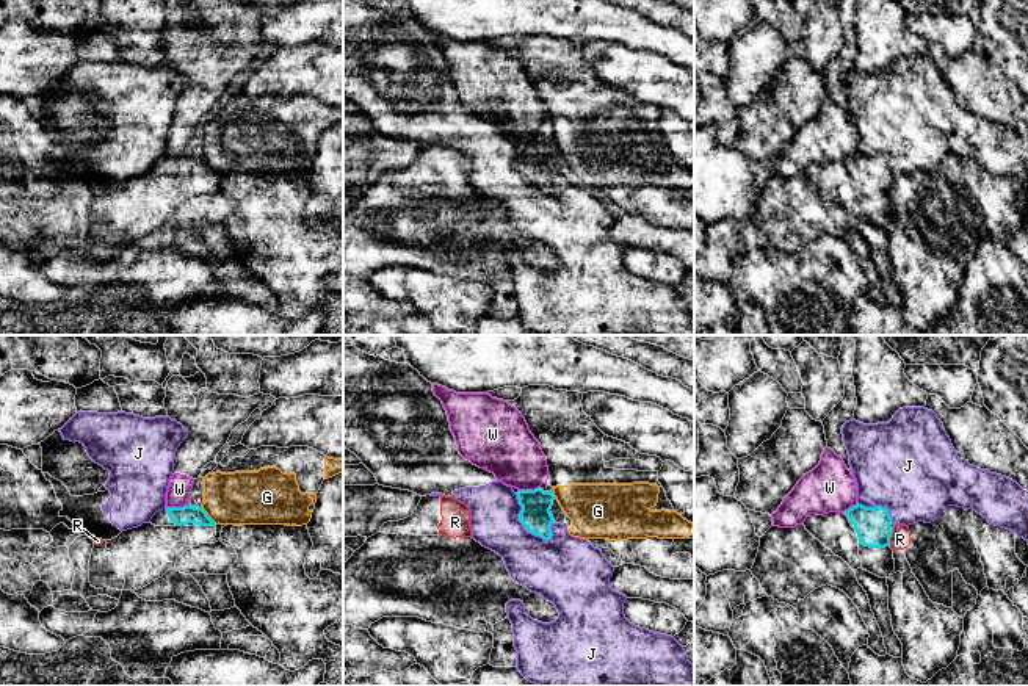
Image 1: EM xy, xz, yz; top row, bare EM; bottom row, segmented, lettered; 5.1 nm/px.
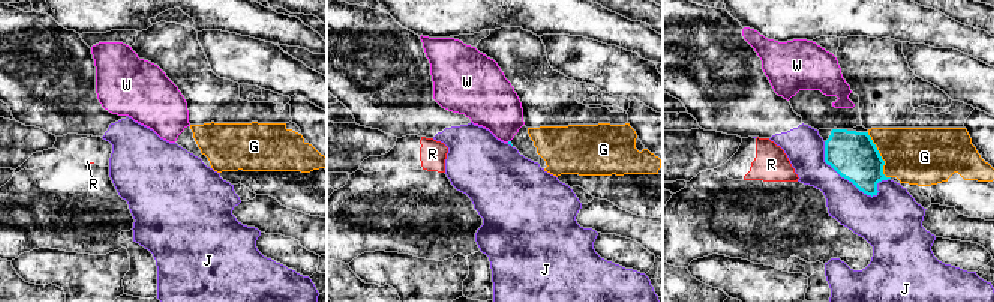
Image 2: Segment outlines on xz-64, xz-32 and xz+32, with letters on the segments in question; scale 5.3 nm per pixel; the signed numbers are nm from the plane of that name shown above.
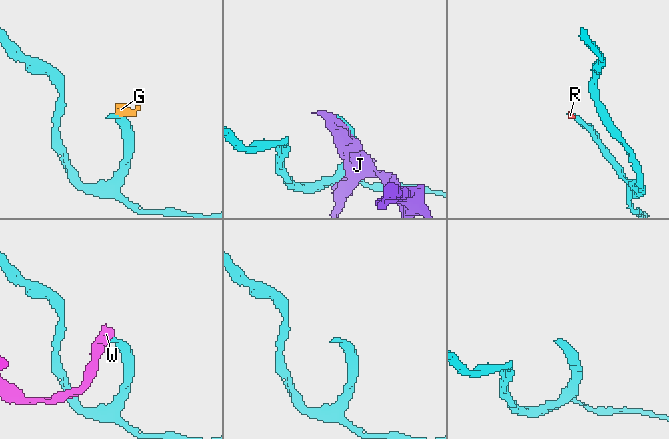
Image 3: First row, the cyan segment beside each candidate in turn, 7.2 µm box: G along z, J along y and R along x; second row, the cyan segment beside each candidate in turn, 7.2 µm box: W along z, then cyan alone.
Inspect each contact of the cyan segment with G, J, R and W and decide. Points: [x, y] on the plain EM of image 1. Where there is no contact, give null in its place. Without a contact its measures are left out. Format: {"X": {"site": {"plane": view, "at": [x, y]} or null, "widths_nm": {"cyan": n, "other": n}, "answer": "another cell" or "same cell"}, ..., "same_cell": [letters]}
{"G": {"site": {"plane": "xy", "at": [207, 165]}, "widths_nm": {"cyan": 100, "other": 280}, "answer": "another cell"}, "J": {"site": {"plane": "xz", "at": [521, 171]}, "widths_nm": {"cyan": 160, "other": 280}, "answer": "another cell"}, "R": {"site": {"plane": "yz", "at": [889, 187]}, "widths_nm": {"cyan": 180, "other": 100}, "answer": "another cell"}, "W": {"site": {"plane": "xy", "at": [177, 157]}, "widths_nm": {"cyan": 100, "other": 120}, "answer": "another cell"}, "same_cell": []}

